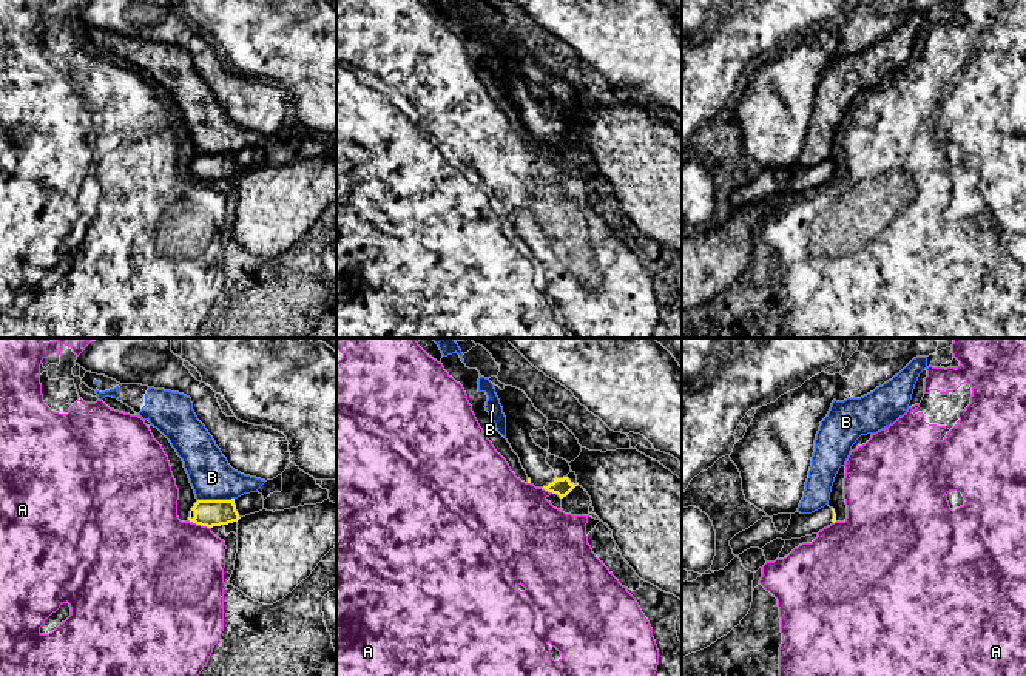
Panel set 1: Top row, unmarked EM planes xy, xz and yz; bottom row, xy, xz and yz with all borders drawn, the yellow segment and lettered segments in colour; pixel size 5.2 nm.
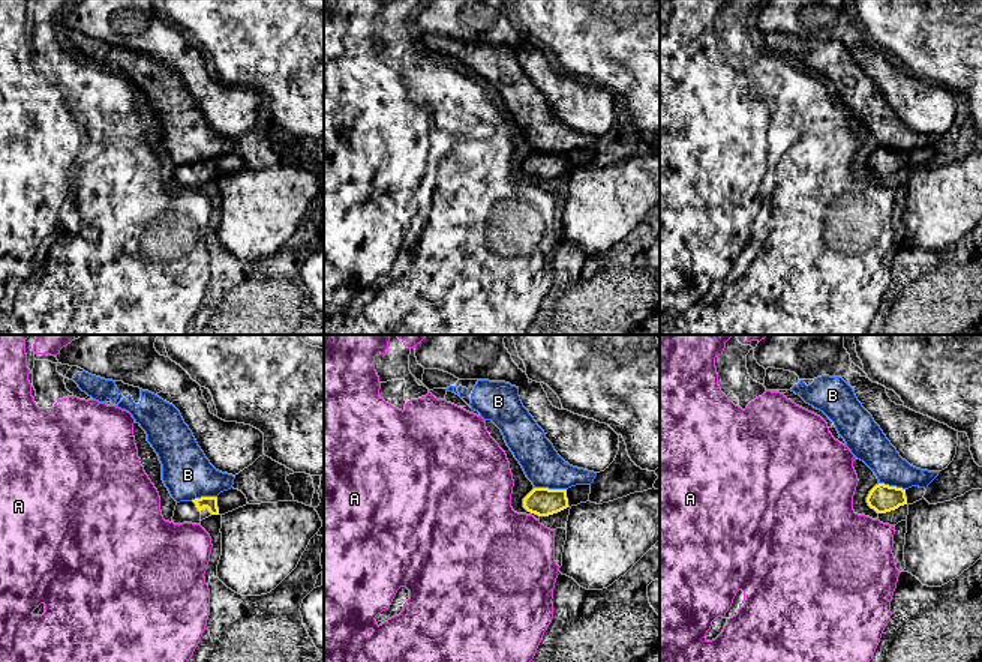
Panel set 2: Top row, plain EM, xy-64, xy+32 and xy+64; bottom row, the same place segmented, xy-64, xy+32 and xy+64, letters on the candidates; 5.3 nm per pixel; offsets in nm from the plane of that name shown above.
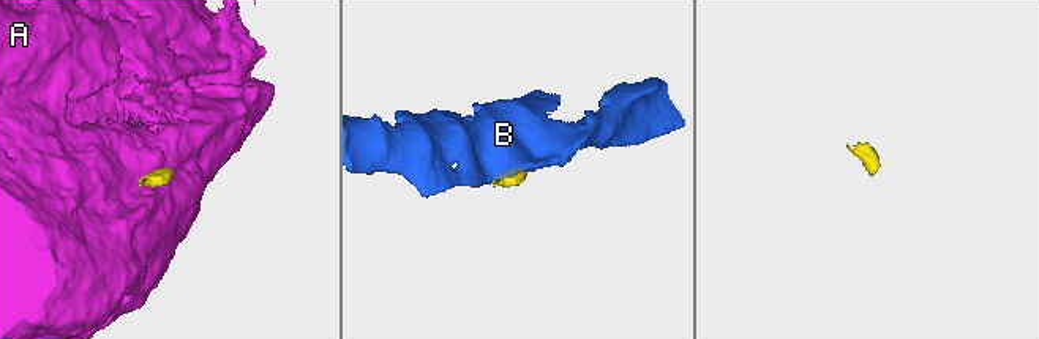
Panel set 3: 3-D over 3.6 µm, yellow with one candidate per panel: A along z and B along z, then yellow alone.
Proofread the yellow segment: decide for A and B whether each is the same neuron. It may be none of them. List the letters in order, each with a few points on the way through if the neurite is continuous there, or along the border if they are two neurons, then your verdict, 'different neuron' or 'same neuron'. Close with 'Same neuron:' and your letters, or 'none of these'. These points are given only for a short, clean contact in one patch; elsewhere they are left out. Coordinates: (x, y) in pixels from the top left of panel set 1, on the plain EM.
A: different neuron
B: along xy (233, 152), (198, 155) | different neuron
Same neuron: none of these

